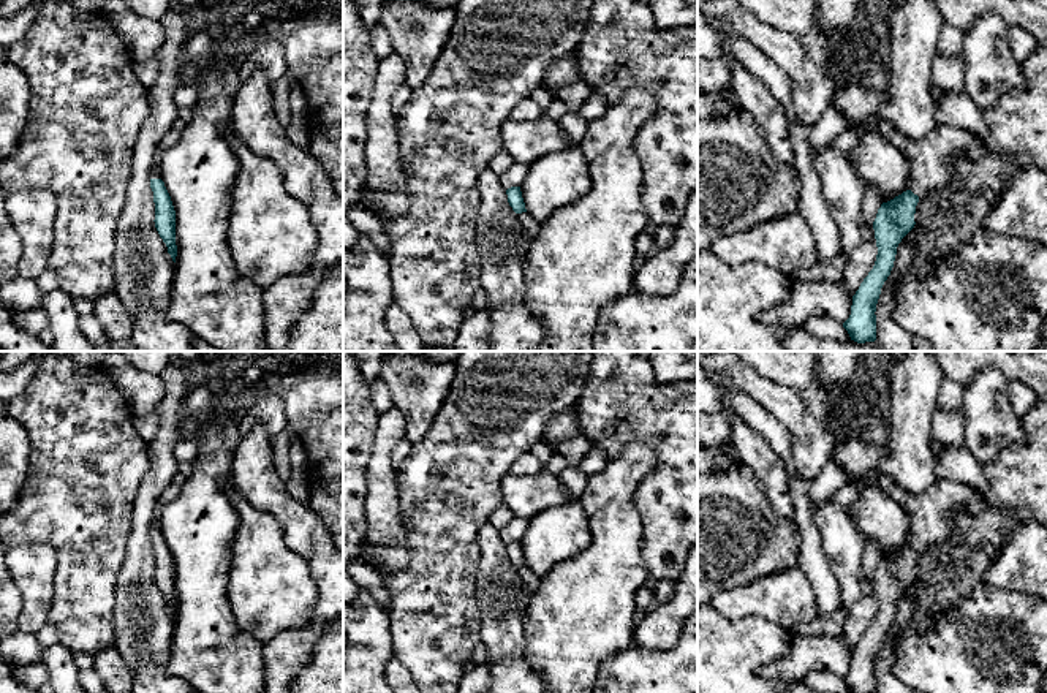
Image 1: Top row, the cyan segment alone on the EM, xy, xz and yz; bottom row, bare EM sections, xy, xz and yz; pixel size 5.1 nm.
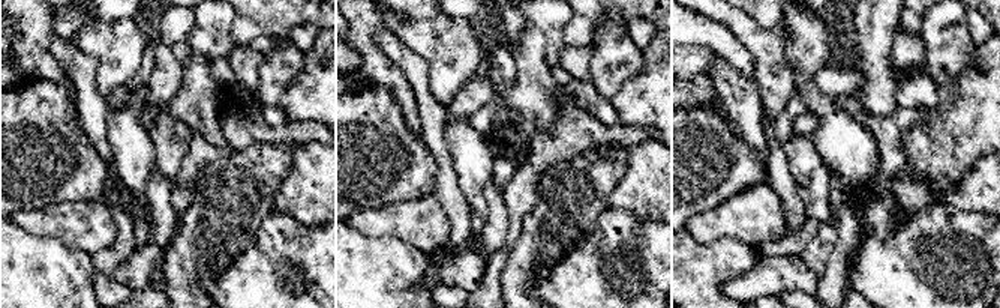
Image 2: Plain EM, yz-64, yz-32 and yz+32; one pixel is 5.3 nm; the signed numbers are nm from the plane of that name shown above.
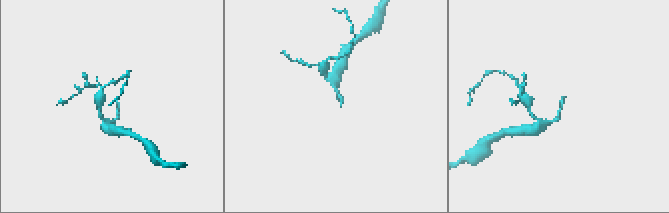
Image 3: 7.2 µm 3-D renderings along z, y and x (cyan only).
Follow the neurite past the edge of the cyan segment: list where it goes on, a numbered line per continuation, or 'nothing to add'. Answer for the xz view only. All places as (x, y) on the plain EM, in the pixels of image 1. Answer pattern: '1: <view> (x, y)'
1: xz (530, 583)

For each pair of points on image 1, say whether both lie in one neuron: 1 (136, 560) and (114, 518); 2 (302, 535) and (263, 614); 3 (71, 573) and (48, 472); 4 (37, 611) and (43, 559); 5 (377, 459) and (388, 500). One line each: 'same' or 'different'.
1: different
2: different
3: same
4: same
5: same

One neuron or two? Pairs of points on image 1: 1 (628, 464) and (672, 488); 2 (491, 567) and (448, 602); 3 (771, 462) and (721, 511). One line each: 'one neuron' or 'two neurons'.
1: two neurons
2: two neurons
3: two neurons

